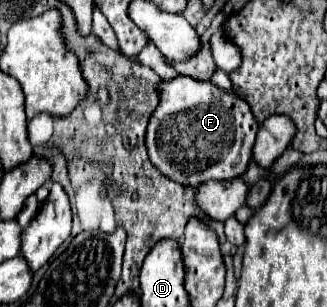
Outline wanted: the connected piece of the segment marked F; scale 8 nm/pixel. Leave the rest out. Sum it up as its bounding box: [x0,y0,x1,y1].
[147,76,257,186]

